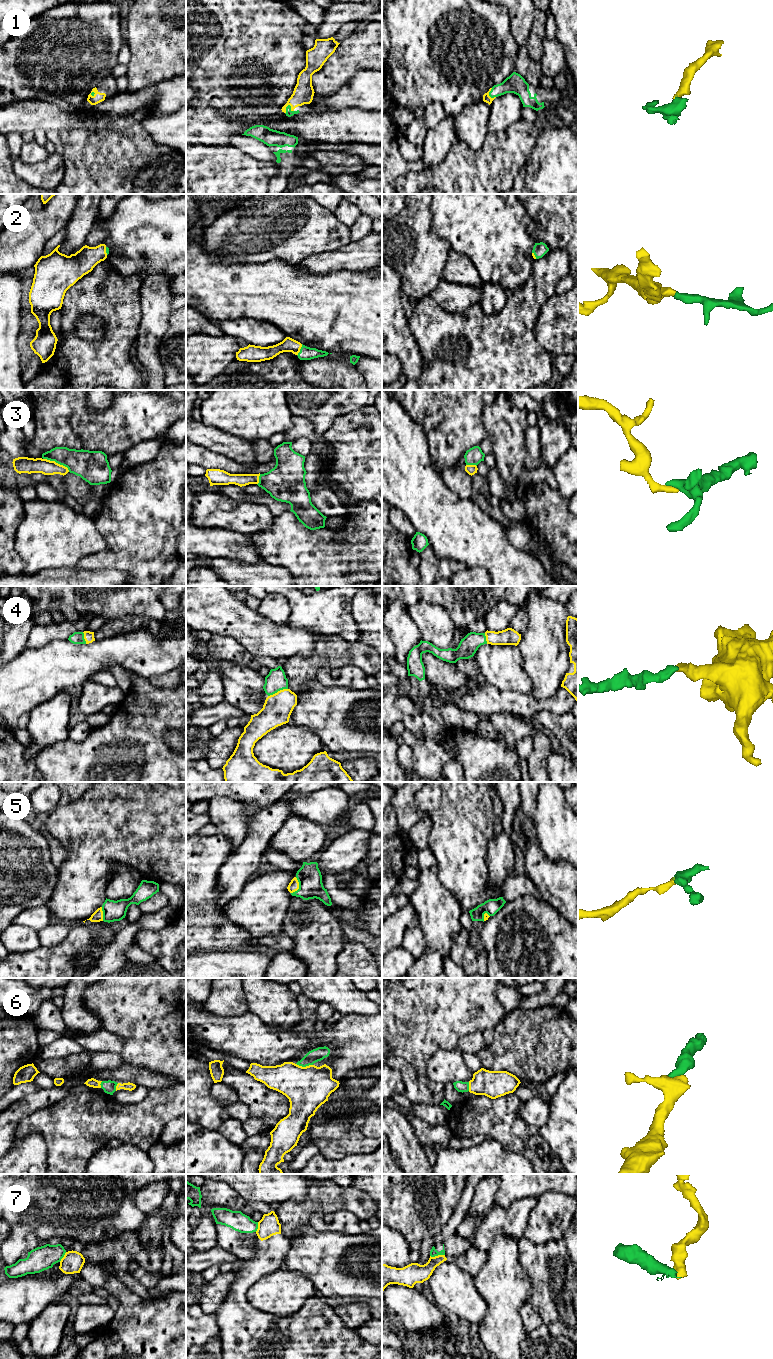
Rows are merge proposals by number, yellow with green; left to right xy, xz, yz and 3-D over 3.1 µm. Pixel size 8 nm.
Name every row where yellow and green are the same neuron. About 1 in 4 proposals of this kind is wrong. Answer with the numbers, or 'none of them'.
1, 2, 4, 5, 6

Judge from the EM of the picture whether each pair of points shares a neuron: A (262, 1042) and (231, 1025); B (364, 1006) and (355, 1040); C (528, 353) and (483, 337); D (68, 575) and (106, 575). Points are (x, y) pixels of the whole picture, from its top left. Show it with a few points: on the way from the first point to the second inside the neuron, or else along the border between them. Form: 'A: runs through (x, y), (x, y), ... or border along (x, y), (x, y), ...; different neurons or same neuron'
A: runs through (254, 1041), (239, 1033); same neuron
B: border along (371, 1014), (345, 1014), (343, 1016); different neurons
C: runs through (517, 353), (499, 353), (494, 348); same neuron
D: runs through (77, 575), (97, 575); same neuron

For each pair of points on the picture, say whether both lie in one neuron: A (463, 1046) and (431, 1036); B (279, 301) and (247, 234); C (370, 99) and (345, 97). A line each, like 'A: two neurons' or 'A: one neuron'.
A: two neurons
B: two neurons
C: one neuron

